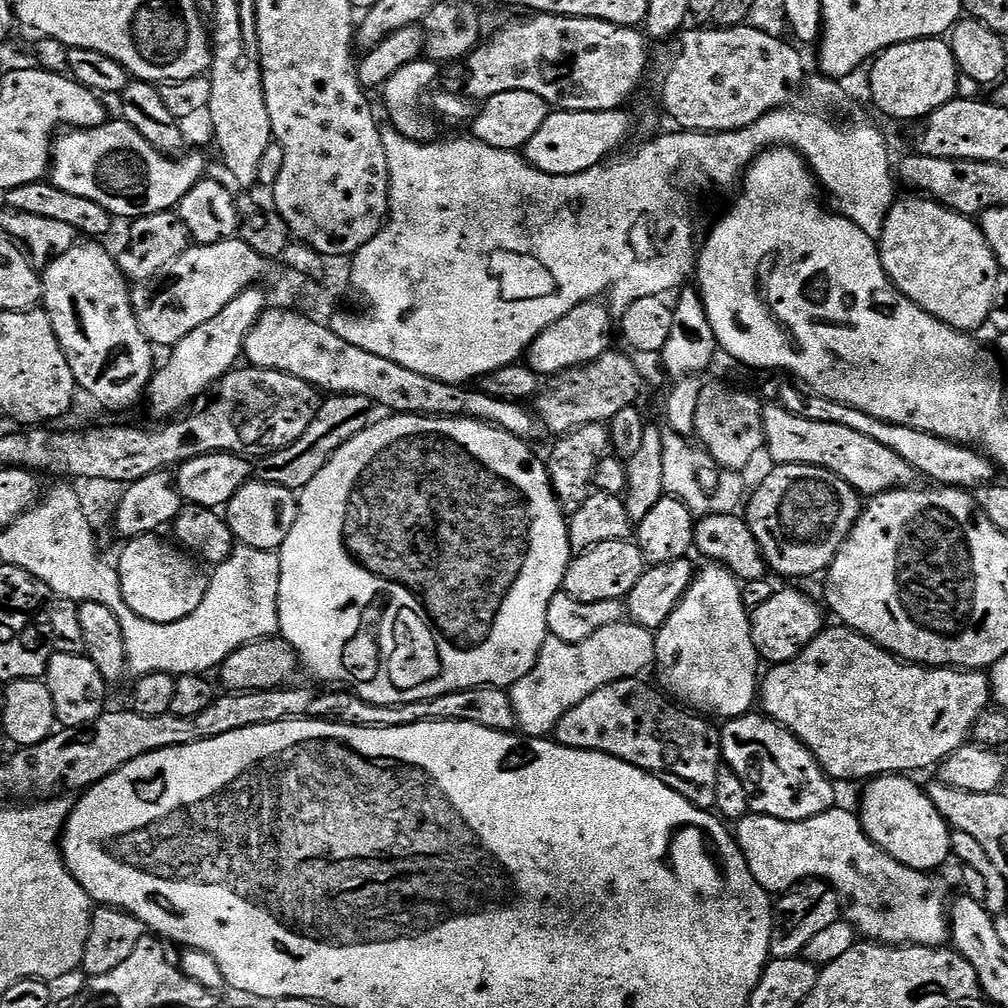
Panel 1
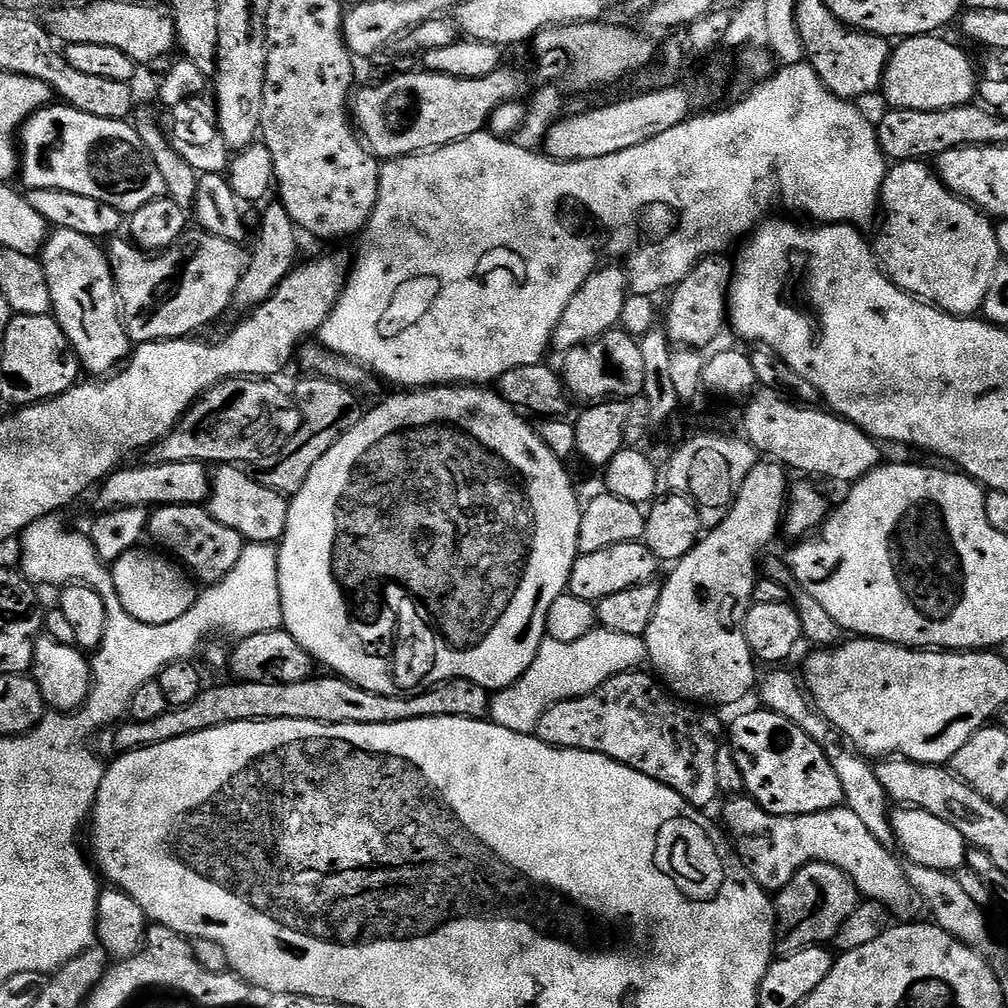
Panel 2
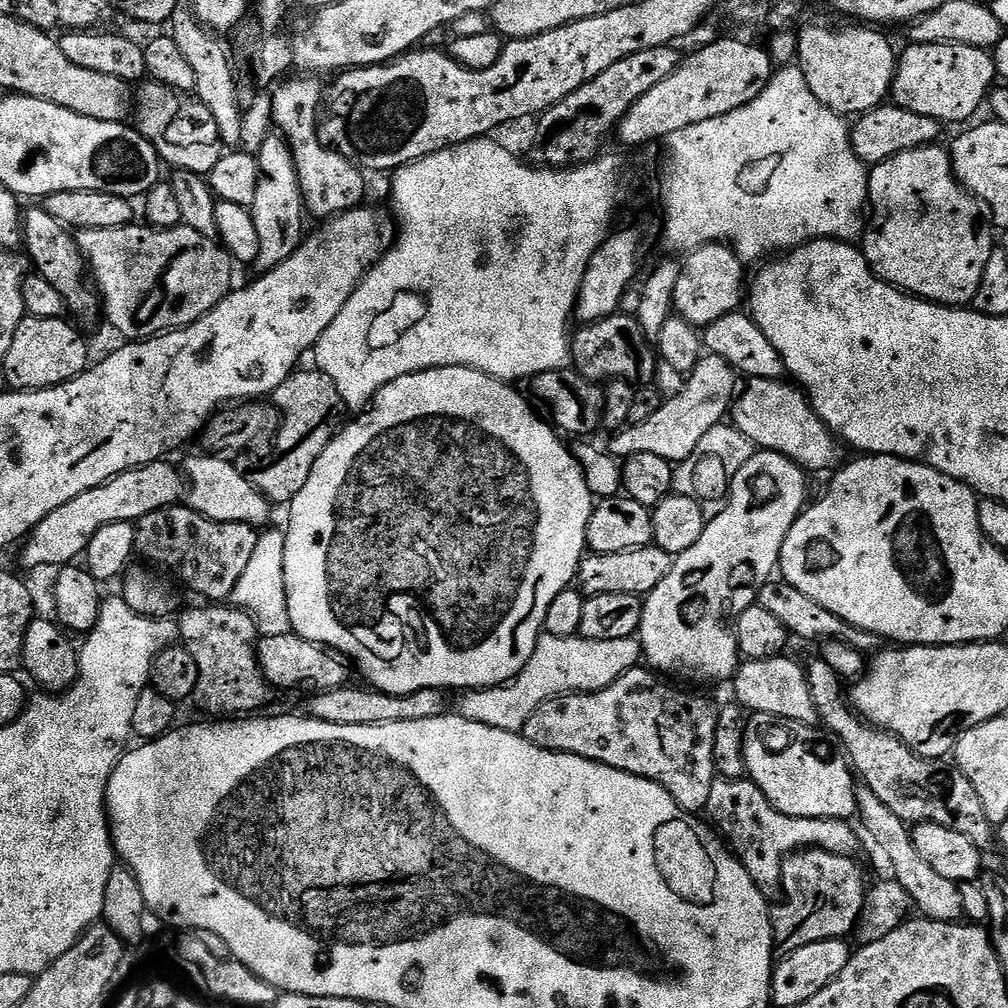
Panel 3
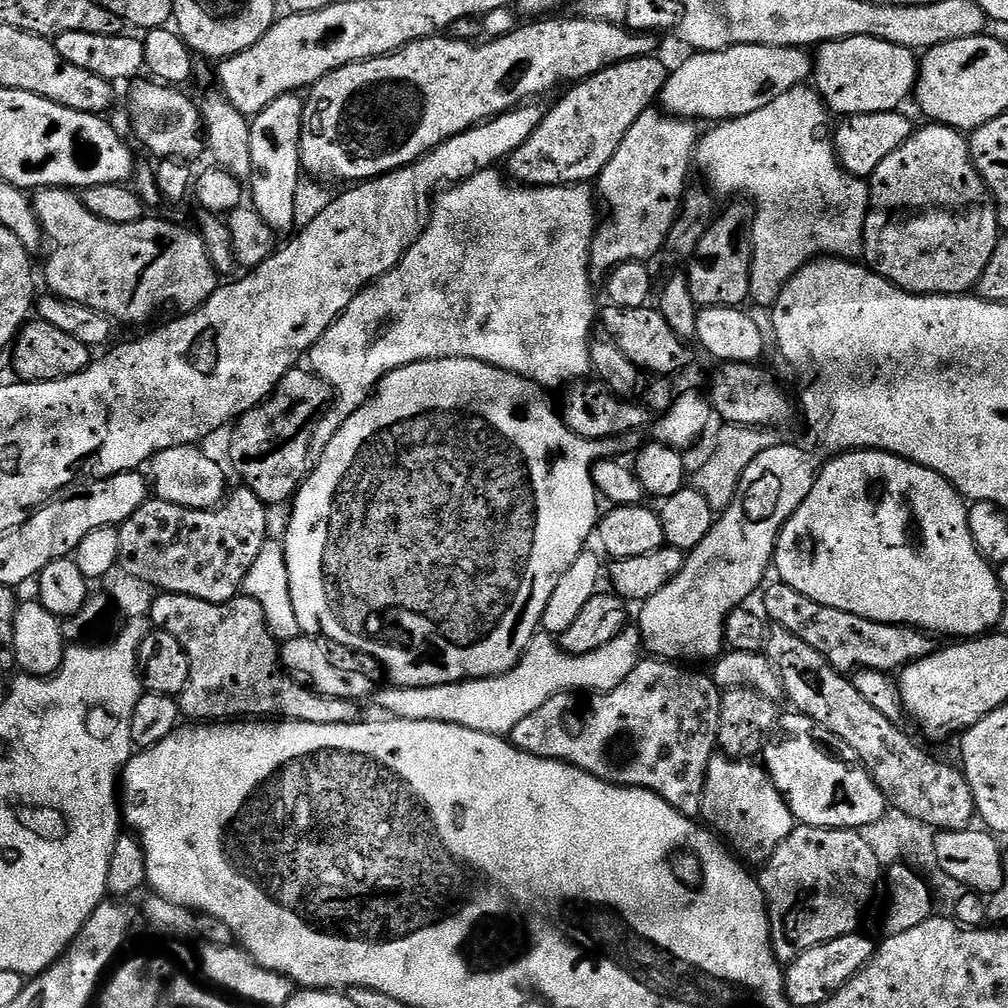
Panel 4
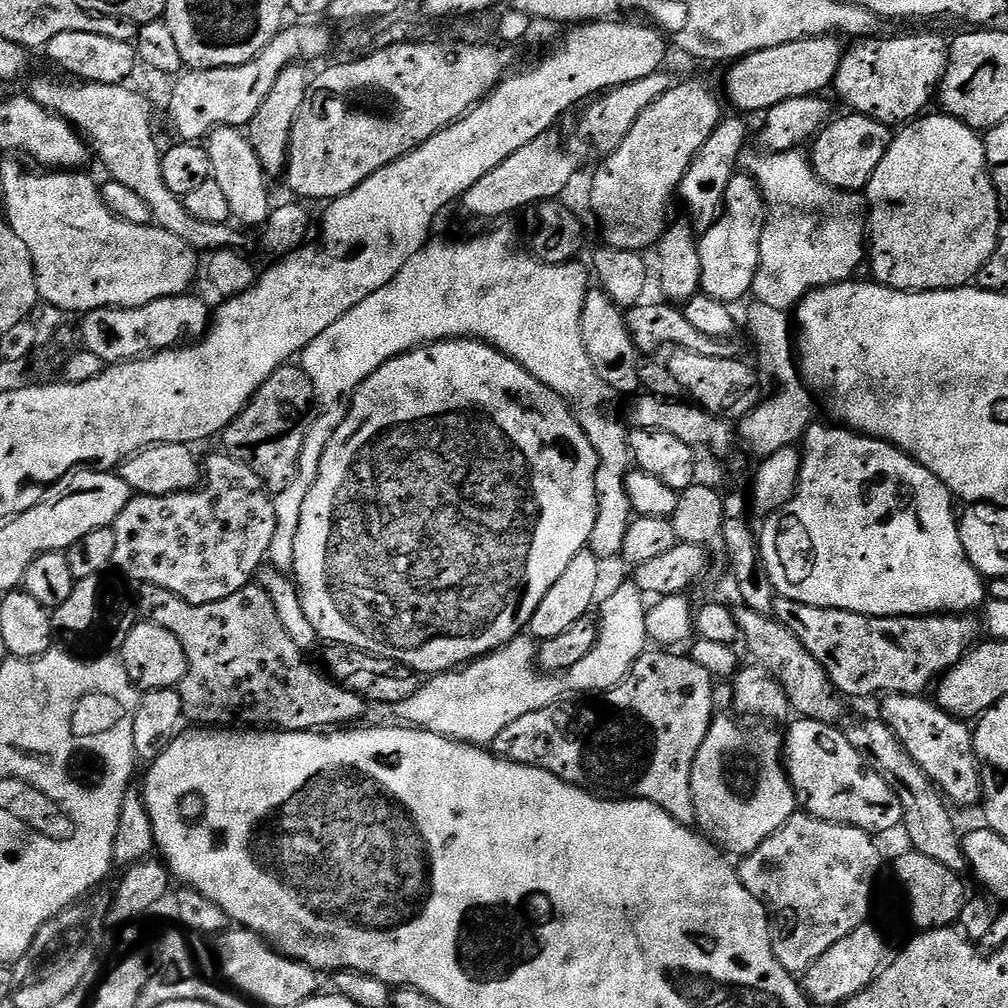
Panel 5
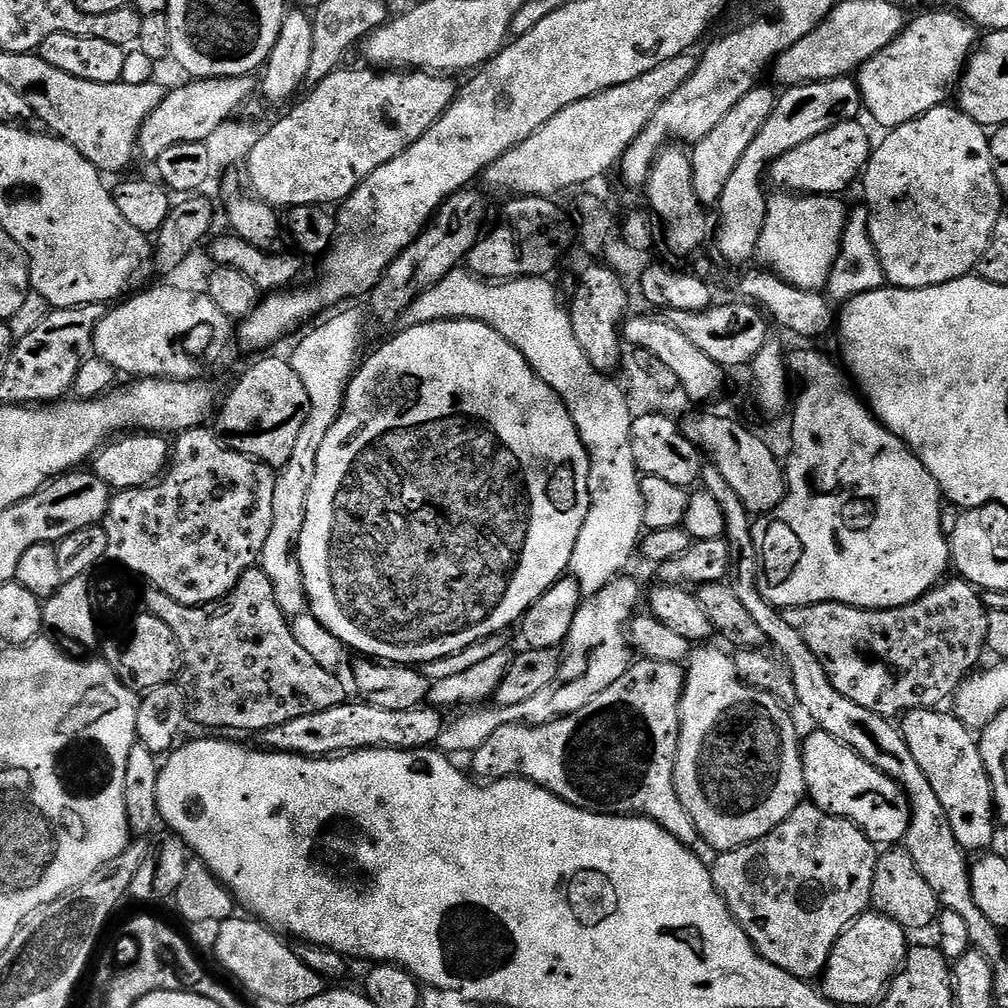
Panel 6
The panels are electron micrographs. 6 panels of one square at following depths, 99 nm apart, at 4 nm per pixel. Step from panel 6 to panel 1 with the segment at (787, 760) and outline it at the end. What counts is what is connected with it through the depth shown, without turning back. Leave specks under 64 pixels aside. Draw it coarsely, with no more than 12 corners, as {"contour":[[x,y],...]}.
{"contour":[[855,811],[749,814],[734,839],[770,894],[825,880],[877,944],[950,940],[944,892]]}

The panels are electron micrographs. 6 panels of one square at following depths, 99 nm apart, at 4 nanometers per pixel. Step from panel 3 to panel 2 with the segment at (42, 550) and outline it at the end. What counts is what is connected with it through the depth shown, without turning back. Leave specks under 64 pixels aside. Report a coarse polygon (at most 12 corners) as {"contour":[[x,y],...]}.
{"contour":[[203,464],[117,470],[100,508],[205,503]]}

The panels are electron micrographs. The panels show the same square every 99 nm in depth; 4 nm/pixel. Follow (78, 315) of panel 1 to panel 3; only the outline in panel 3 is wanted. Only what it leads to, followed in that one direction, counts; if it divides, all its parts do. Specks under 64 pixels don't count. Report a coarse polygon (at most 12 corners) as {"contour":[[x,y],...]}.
{"contour":[[43,206],[22,216],[22,248],[69,313],[97,311],[86,261]]}

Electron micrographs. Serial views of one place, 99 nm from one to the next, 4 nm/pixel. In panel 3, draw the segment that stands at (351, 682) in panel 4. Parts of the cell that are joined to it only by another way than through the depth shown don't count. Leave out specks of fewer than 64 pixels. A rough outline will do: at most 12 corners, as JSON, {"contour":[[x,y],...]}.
{"contour":[[295,634],[256,645],[276,690],[312,694],[343,688],[344,653]]}

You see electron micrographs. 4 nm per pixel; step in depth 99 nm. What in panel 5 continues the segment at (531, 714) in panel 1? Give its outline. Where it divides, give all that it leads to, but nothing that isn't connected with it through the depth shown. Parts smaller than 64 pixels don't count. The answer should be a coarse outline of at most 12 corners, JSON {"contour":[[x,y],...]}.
{"contour":[[645,597],[599,605],[596,645],[542,674],[521,634],[425,679],[415,727],[490,746],[567,692],[617,688],[649,647]]}

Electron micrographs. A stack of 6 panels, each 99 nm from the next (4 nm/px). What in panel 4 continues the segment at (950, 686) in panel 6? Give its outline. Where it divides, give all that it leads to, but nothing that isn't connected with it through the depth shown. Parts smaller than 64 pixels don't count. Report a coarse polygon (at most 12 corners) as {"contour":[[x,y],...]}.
{"contour":[[789,584],[763,615],[852,674],[896,674],[934,651],[919,628],[822,606]]}

